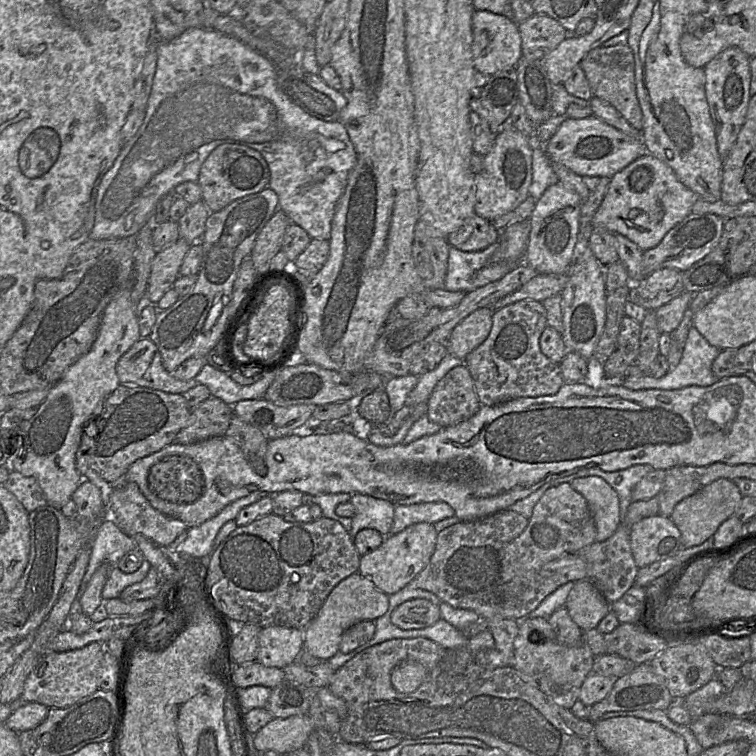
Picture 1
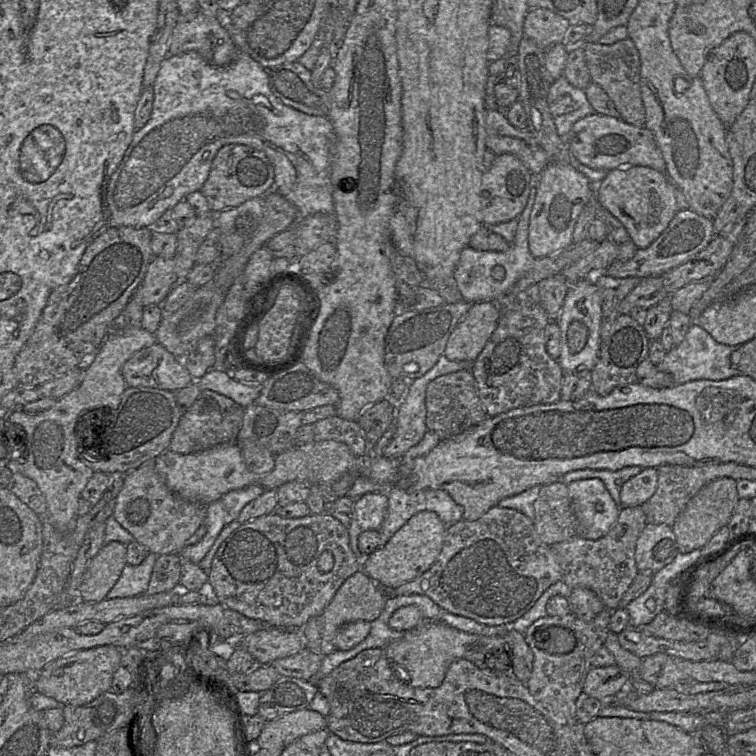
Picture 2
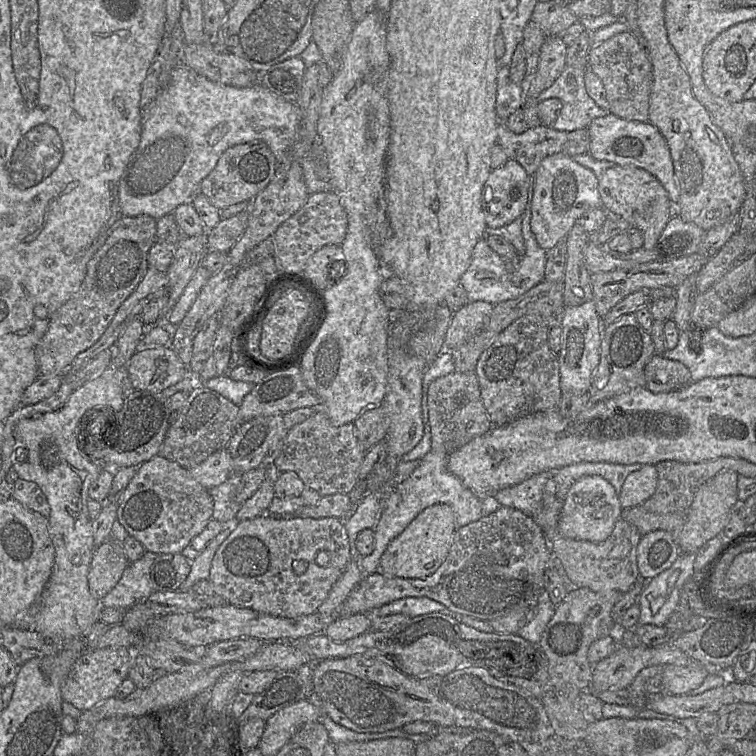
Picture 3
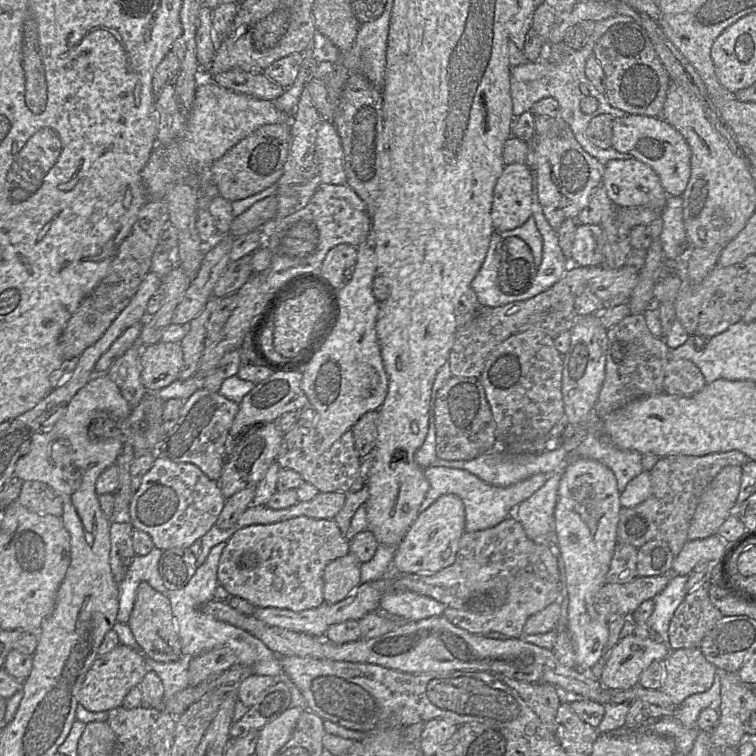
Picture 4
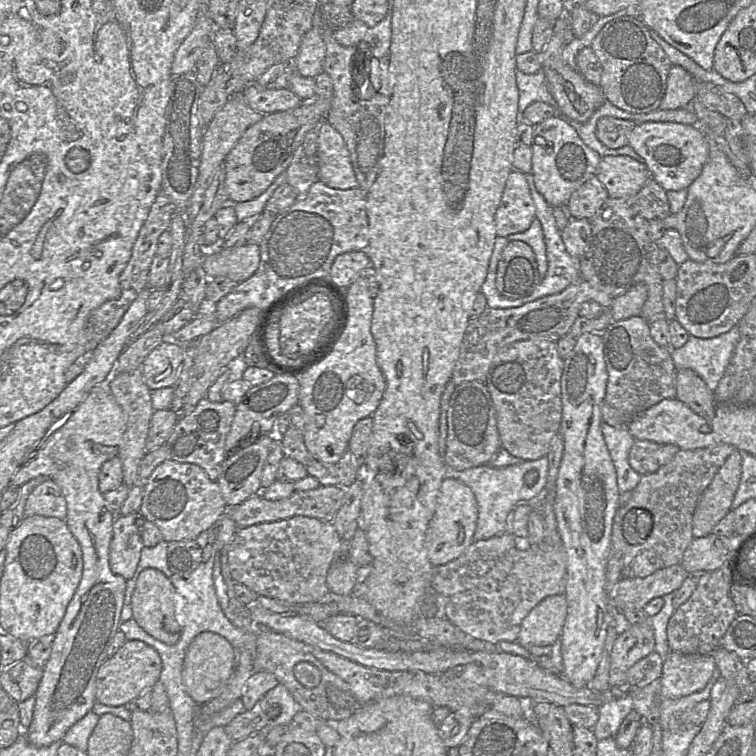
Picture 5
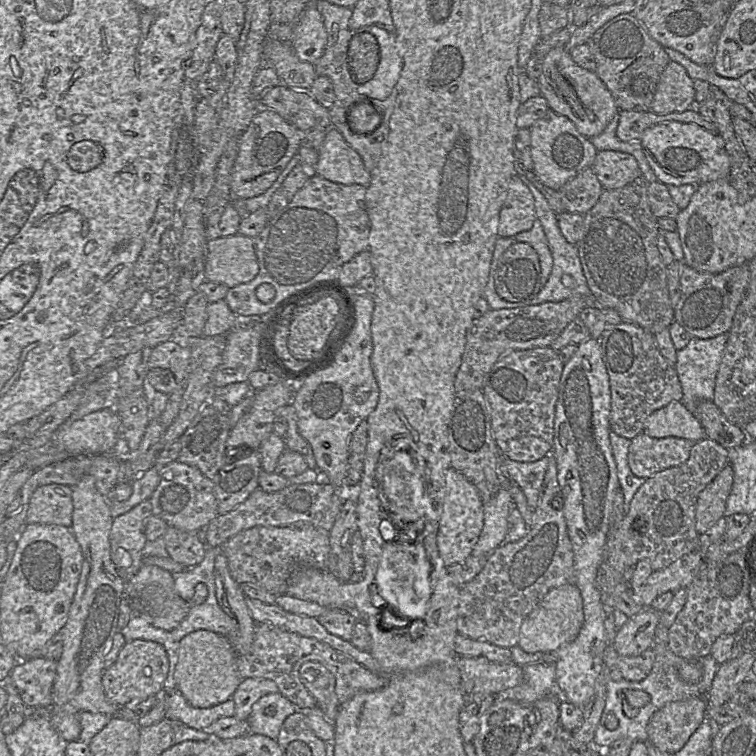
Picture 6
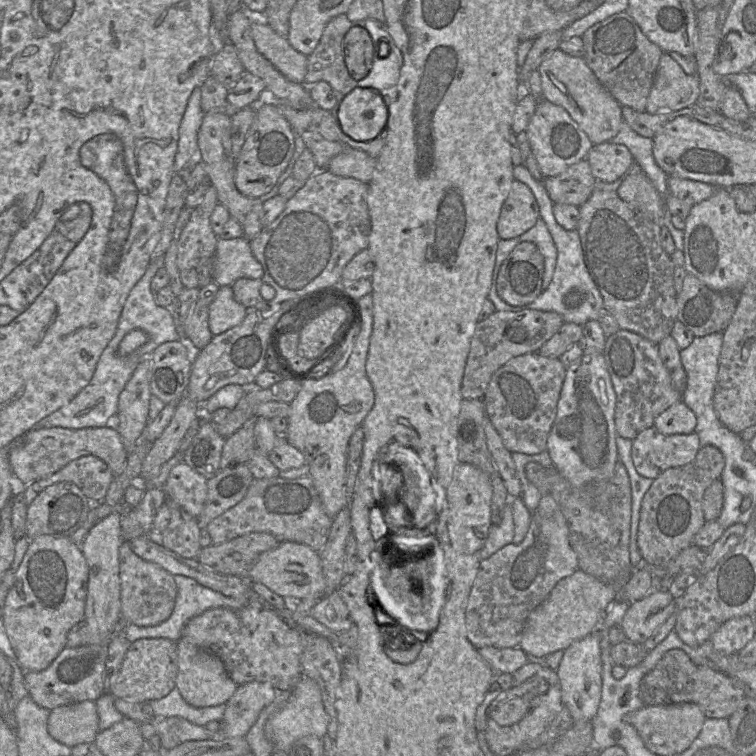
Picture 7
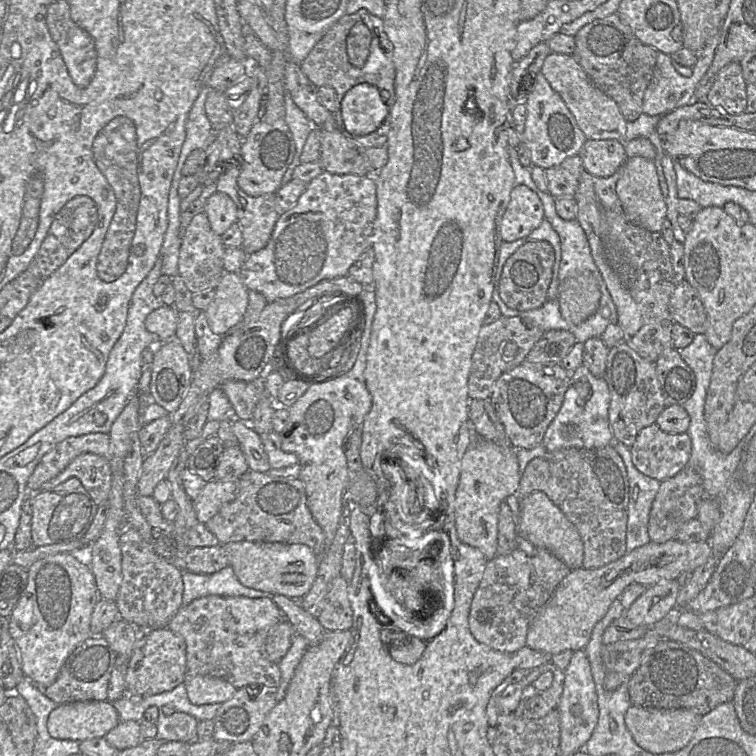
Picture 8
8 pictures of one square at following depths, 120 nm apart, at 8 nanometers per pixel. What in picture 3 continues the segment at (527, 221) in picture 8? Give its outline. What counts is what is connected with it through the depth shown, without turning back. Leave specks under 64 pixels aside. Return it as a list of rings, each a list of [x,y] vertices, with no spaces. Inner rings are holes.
[[[509,159],[502,167],[492,170],[482,189],[482,210],[487,227],[500,228],[512,223],[518,217],[522,217],[527,204],[528,188],[529,175],[515,160]]]

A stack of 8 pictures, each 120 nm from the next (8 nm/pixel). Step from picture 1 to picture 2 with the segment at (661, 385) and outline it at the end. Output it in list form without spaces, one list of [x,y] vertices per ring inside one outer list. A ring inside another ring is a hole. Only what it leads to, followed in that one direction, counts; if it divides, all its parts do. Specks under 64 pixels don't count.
[[[693,323],[682,342],[672,347],[672,349],[666,353],[662,362],[657,365],[657,368],[662,372],[671,374],[676,385],[681,385],[693,380],[726,380],[735,375],[740,375],[740,372],[731,367],[730,362],[732,352],[738,347],[739,346],[728,346],[718,343],[702,327],[697,323]]]

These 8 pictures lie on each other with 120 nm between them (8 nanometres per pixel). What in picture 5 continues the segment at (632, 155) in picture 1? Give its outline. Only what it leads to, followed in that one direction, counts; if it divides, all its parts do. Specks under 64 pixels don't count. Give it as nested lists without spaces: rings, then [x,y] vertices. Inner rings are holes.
[[[643,122],[628,137],[628,145],[641,156],[651,177],[665,191],[687,189],[701,174],[709,157],[709,140],[698,125],[674,122]]]

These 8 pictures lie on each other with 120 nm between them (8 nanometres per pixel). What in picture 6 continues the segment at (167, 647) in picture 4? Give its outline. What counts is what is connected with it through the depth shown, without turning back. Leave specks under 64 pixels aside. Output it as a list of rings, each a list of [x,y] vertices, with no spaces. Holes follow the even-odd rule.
[[[142,565],[138,573],[126,582],[129,582],[129,602],[134,612],[149,616],[154,627],[166,631],[179,626],[190,609],[203,603],[207,597],[206,586],[197,584],[192,599],[184,601],[174,589],[172,573],[153,565]]]

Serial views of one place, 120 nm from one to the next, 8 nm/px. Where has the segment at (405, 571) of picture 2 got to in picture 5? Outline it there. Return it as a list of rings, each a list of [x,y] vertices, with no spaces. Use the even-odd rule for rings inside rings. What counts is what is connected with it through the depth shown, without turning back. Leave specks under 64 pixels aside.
[[[445,478],[425,536],[428,558],[434,567],[457,559],[474,541],[477,518],[478,506],[472,490],[460,480]]]

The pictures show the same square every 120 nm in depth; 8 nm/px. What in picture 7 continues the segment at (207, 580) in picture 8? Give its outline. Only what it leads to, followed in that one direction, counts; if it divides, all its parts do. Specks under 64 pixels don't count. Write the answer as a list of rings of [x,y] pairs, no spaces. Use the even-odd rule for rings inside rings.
[[[174,575],[174,580],[177,586],[177,595],[174,610],[171,616],[167,620],[156,626],[140,627],[135,624],[128,624],[127,627],[123,630],[123,633],[130,643],[141,638],[167,638],[174,642],[178,642],[182,637],[182,631],[185,625],[192,618],[202,614],[206,610],[218,607],[240,610],[250,601],[249,598],[234,599],[231,597],[227,597],[220,592],[214,591],[199,584],[196,580],[187,576]]]

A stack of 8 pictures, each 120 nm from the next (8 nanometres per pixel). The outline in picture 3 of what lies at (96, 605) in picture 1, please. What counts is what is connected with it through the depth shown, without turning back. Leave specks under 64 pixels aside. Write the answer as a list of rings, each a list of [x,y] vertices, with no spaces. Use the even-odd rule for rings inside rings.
[[[109,539],[96,547],[87,576],[91,595],[97,600],[106,596],[129,563],[122,543]]]

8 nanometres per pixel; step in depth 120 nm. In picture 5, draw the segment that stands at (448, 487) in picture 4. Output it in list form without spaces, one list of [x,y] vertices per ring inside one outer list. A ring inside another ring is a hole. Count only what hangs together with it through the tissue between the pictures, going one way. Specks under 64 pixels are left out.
[[[546,456],[500,468],[483,465],[465,470],[455,470],[446,465],[445,472],[445,478],[460,480],[472,490],[475,496],[478,518],[473,536],[474,541],[486,540],[508,531],[513,517],[513,508],[518,503],[538,503],[545,492],[547,477],[548,459]],[[532,470],[537,471],[538,479],[535,484],[528,486],[524,482],[524,476]]]

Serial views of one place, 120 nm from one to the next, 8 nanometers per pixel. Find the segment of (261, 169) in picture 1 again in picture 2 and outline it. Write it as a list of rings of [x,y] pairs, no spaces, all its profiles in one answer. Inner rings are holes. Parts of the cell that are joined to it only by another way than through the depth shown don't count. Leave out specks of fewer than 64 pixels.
[[[227,144],[214,157],[207,180],[201,188],[214,213],[237,207],[247,200],[265,196],[273,189],[274,170],[266,154],[247,145]]]

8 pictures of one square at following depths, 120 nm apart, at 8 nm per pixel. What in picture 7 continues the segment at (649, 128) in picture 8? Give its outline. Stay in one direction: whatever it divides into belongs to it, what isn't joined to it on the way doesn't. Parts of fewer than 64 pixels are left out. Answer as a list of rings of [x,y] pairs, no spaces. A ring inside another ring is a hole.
[[[622,121],[618,134],[609,142],[625,145],[632,154],[635,165],[645,173],[657,191],[663,196],[668,195],[668,175],[655,161],[652,138],[637,134]]]

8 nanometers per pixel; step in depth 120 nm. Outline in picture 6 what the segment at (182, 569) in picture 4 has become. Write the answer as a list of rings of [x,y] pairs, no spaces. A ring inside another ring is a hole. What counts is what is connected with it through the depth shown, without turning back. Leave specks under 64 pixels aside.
[[[169,526],[163,535],[169,556],[186,568],[198,565],[205,557],[207,545],[202,543],[197,533]]]

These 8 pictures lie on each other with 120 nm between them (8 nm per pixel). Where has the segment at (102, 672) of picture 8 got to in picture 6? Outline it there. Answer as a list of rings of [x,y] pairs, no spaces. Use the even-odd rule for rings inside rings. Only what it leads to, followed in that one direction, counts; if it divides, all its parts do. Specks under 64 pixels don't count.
[[[43,657],[18,661],[9,674],[27,708],[51,707],[57,661]]]

